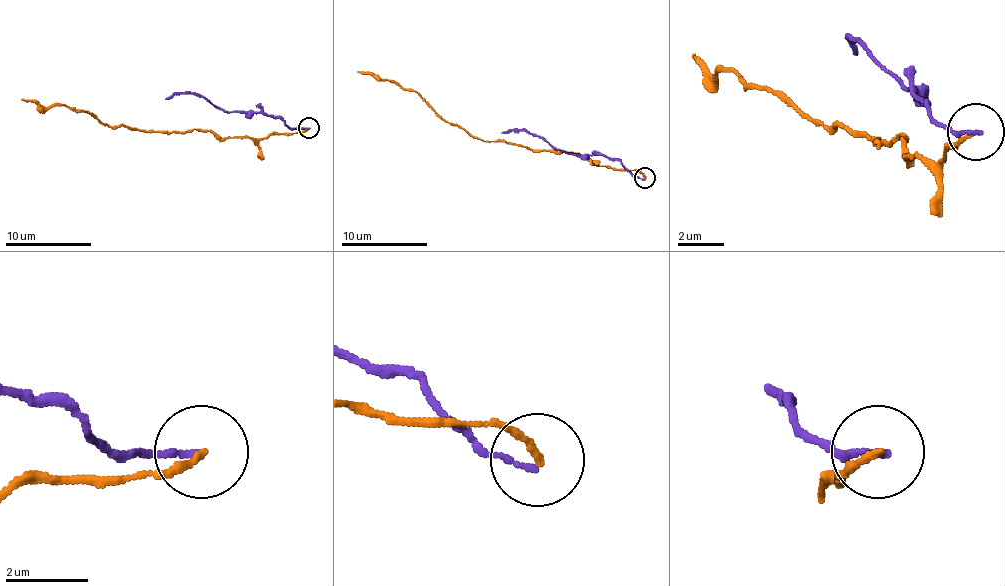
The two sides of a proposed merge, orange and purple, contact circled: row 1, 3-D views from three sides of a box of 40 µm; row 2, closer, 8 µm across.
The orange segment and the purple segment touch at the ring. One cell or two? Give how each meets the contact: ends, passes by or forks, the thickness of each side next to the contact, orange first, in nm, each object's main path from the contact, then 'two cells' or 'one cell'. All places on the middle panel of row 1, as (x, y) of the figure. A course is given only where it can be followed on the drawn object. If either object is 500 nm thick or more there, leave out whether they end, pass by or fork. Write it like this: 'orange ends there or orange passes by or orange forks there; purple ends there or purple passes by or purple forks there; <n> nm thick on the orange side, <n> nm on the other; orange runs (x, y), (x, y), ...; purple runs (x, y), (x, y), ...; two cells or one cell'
orange ends there; purple ends there; 180 nm thick on the orange side, 140 nm on the other; orange runs (645, 177), (636, 170), (596, 166), (579, 153), (480, 140), (446, 121), (416, 91), (358, 72); purple runs (645, 179), (634, 177), (615, 158), (596, 153), (572, 155), (527, 132), (502, 132); two cells

